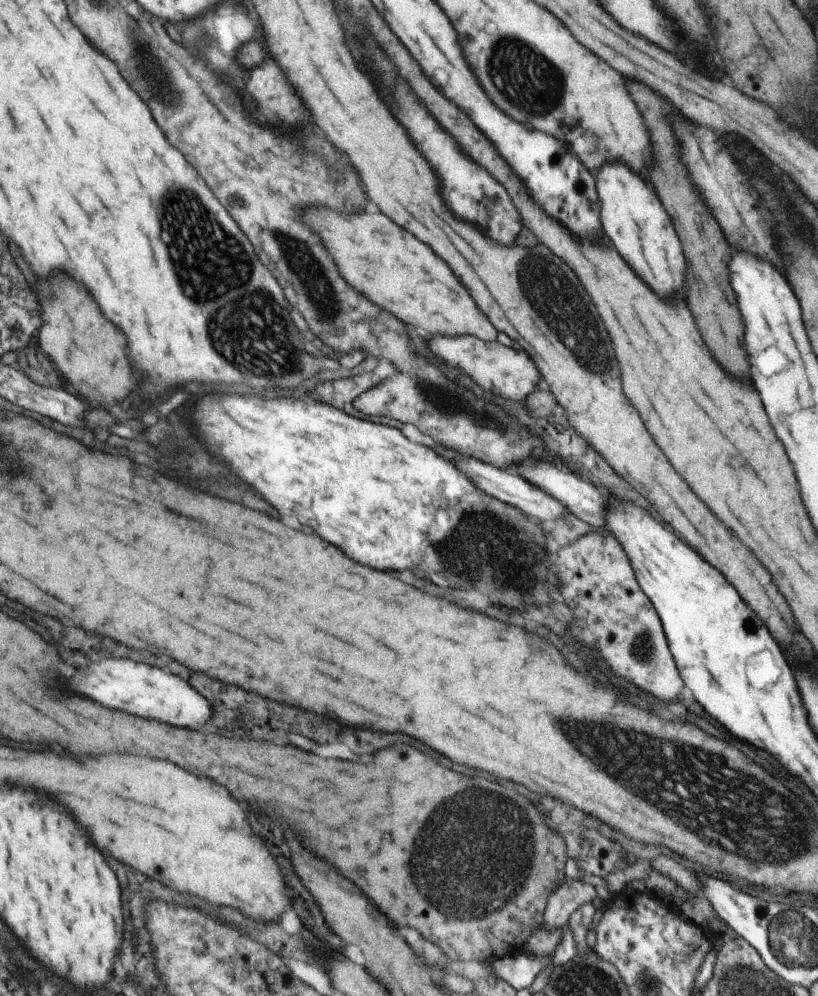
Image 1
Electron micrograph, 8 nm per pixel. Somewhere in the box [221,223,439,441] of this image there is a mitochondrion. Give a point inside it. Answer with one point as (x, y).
(327, 305)

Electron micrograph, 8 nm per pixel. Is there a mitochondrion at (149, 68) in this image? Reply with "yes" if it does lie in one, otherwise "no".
yes

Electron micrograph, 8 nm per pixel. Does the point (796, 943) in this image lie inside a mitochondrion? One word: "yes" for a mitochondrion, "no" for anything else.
yes

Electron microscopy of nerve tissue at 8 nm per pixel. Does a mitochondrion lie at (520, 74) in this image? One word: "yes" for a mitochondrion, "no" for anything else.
yes

